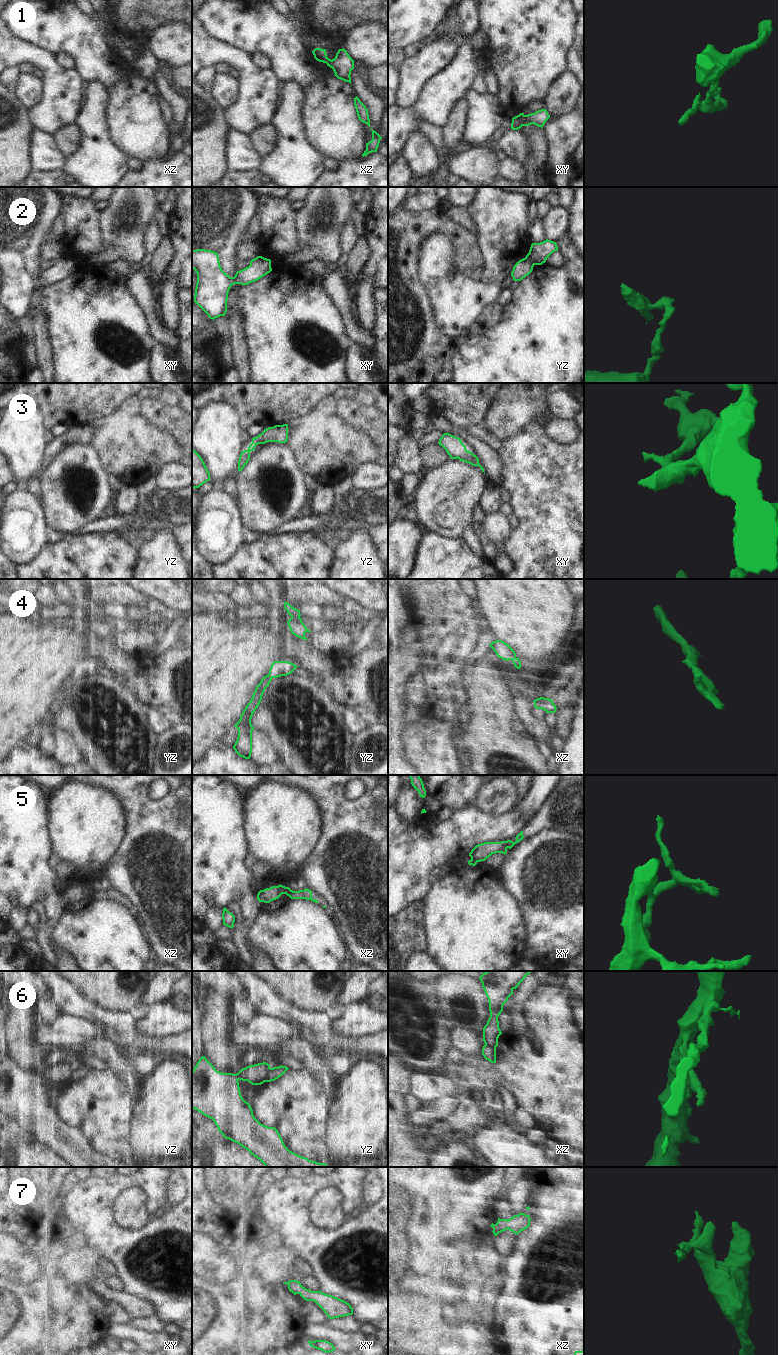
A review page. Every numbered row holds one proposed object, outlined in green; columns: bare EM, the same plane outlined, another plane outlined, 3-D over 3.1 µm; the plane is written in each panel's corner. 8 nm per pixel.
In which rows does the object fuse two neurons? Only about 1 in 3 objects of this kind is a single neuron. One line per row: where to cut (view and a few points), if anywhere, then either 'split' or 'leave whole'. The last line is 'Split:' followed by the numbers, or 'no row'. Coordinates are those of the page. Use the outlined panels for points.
1: cut xy (525, 115), (522, 125); split
2: cut yz (525, 257), (533, 265); split
3: cut none; leave whole
4: cut none; leave whole
5: cut xz (278, 885), (283, 893); split
6: cut yz (271, 1068), (264, 1081); split
7: cut none; leave whole
Split: 1, 2, 5, 6

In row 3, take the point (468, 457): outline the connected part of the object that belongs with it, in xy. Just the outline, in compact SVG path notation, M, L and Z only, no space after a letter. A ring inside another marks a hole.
M444 433L438 444L446 450L451 459L458 458L460 461L469 463L472 466L479 466L482 472L484 472L484 468L479 464L478 457L466 449L459 437Z

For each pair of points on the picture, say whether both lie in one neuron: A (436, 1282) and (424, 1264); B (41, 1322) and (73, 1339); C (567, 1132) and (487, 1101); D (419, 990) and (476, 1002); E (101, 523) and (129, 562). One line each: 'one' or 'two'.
A: two
B: two
C: two
D: two
E: two

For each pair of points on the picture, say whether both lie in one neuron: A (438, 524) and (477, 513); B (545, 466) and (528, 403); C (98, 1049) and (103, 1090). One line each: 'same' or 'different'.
A: different
B: different
C: different

